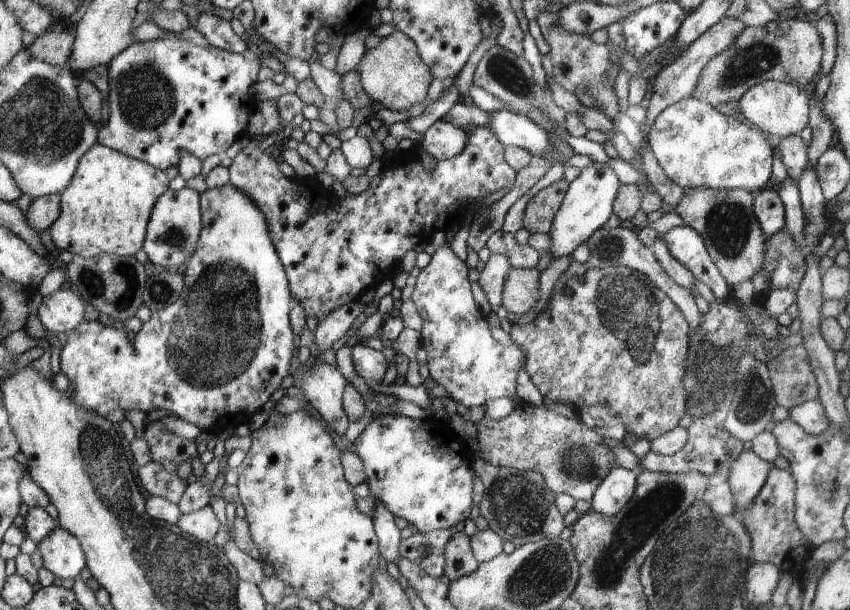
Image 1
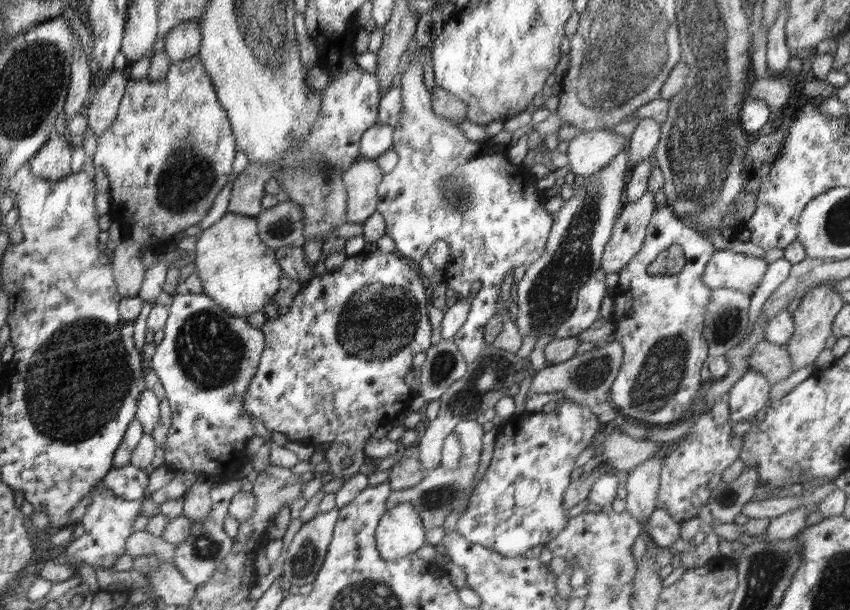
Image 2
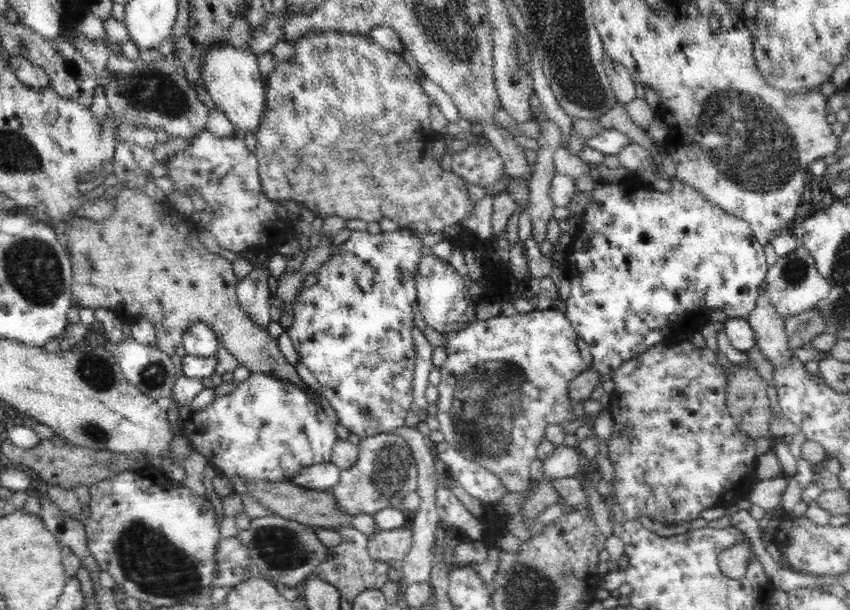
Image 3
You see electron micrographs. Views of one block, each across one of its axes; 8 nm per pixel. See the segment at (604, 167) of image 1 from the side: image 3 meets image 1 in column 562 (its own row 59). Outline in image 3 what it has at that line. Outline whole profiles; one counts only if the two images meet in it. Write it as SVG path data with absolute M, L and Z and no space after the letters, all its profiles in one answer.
M229 40L226 44L216 44L204 56L202 77L204 77L204 88L213 100L211 106L222 111L234 126L237 124L245 133L252 131L258 134L258 123L266 106L267 83L262 80L256 58L257 55L249 49L240 49Z

